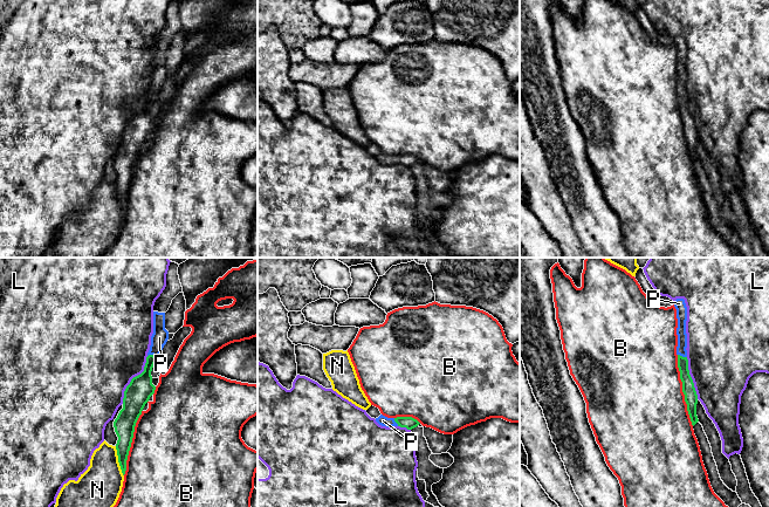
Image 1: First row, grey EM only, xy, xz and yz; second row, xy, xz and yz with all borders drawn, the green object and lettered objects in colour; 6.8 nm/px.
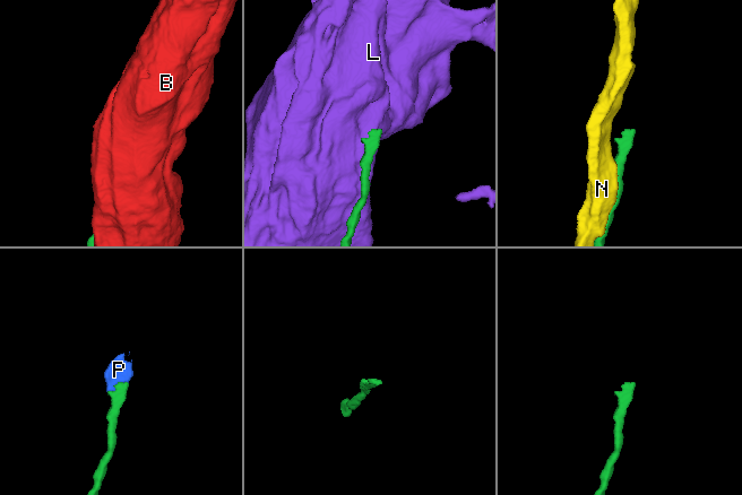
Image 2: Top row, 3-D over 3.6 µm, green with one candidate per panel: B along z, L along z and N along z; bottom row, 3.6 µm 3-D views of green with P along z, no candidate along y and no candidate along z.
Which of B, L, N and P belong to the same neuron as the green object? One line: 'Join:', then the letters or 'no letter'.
Join: P

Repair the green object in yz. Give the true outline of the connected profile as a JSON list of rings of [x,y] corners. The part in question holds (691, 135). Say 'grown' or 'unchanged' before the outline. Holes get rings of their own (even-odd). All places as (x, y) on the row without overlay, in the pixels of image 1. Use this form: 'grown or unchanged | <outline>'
grown | [[[657,32],[657,37],[660,44],[667,46],[667,44],[674,43],[677,47],[678,105],[680,109],[680,117],[682,119],[682,130],[685,132],[687,149],[688,149],[692,163],[694,164],[699,159],[696,153],[698,132],[688,108],[688,97],[687,97],[687,88],[686,88],[687,85],[687,71],[686,71],[687,44],[684,36],[677,36],[675,39],[673,39],[667,34],[661,34]]]

